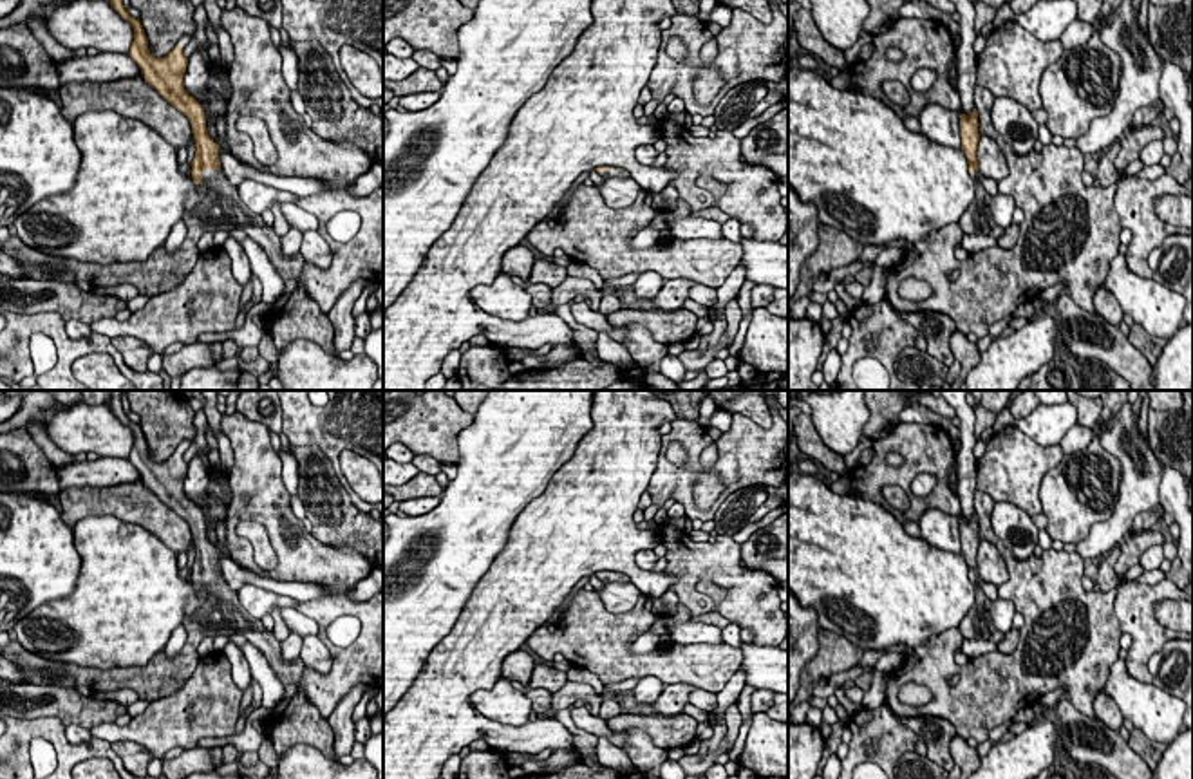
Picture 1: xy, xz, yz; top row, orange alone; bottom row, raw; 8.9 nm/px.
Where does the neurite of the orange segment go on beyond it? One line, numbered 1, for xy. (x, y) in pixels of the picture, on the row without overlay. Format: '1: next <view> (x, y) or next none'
1: next xy (300, 722)

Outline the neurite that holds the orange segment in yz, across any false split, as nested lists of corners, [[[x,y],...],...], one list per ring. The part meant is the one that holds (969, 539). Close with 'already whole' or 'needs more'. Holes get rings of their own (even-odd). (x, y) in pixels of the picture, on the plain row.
[[[976,513],[969,521],[960,519],[960,542],[962,542],[962,555],[969,568],[969,578],[974,586],[974,604],[969,609],[969,613],[963,616],[958,631],[960,638],[965,640],[989,640],[992,633],[996,633],[996,627],[991,618],[991,600],[985,596],[980,582],[982,577],[978,573],[978,519]]]; needs more

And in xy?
[[[121,390],[108,392],[112,398],[105,405],[134,432],[128,461],[139,470],[145,486],[190,526],[197,553],[190,575],[192,584],[195,589],[208,587],[210,596],[195,613],[184,616],[186,642],[179,654],[168,658],[163,649],[143,667],[96,669],[51,662],[25,651],[14,631],[9,631],[11,642],[0,649],[0,656],[16,663],[31,685],[89,687],[92,692],[132,689],[139,699],[157,701],[181,690],[193,674],[201,658],[197,647],[206,636],[239,633],[266,656],[284,689],[291,683],[298,687],[278,716],[264,718],[264,732],[269,734],[275,752],[282,757],[295,745],[311,745],[325,757],[336,759],[329,719],[300,689],[305,663],[300,658],[282,656],[282,642],[264,627],[262,620],[242,607],[237,591],[230,589],[221,577],[219,551],[208,539],[204,513],[183,488],[188,470],[184,454],[175,450],[164,463],[155,463],[139,423],[132,423],[123,410]]]; needs more

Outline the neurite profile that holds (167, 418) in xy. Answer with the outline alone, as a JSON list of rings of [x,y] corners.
[[[127,390],[127,396],[130,412],[141,418],[150,459],[164,463],[181,441],[193,441],[195,410],[181,390]]]

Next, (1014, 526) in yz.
[[[994,502],[991,526],[1018,560],[1027,560],[1034,555],[1039,530],[1027,512],[1010,502]]]

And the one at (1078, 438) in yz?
[[[1076,423],[1061,439],[1061,448],[1065,454],[1074,454],[1090,445],[1094,439],[1094,430]]]

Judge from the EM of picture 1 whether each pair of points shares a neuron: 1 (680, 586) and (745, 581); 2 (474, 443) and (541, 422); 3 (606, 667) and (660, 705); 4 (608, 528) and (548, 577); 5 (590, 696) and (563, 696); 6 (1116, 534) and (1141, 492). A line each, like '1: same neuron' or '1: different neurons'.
1: same neuron
2: same neuron
3: different neurons
4: same neuron
5: same neuron
6: same neuron

